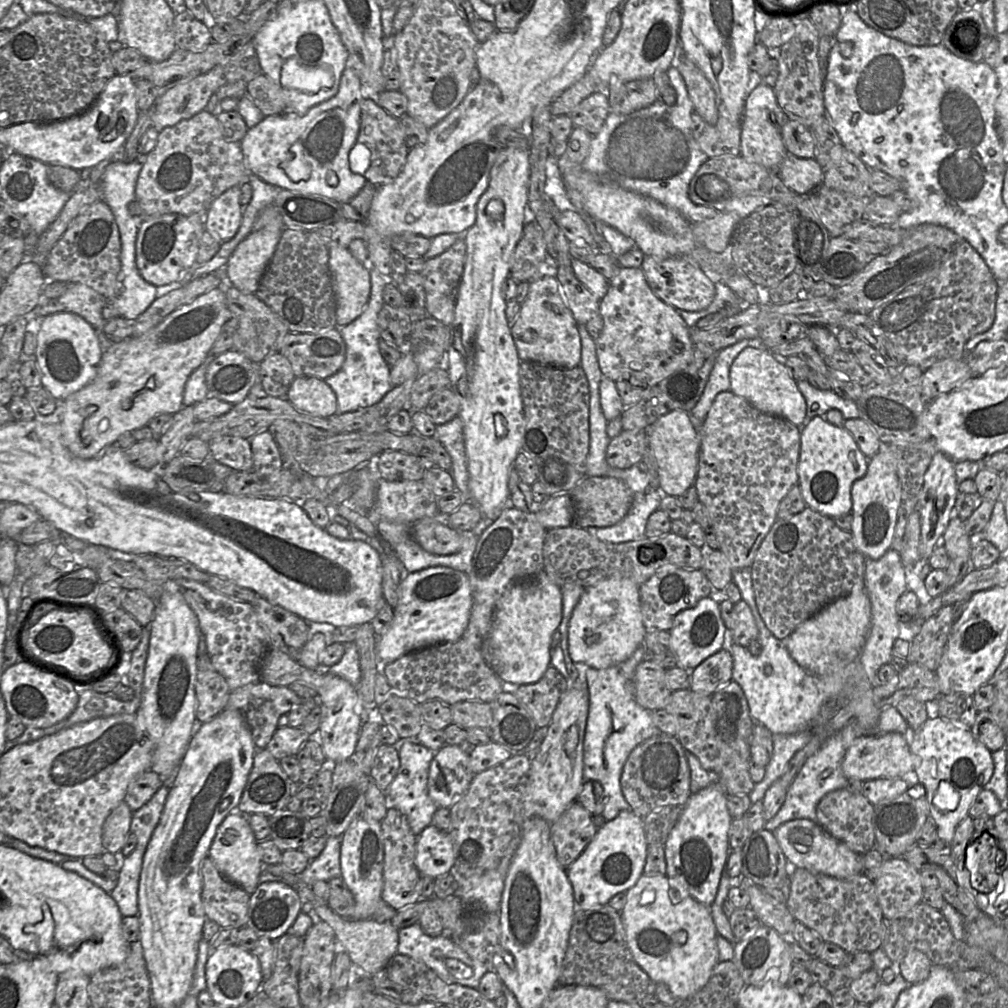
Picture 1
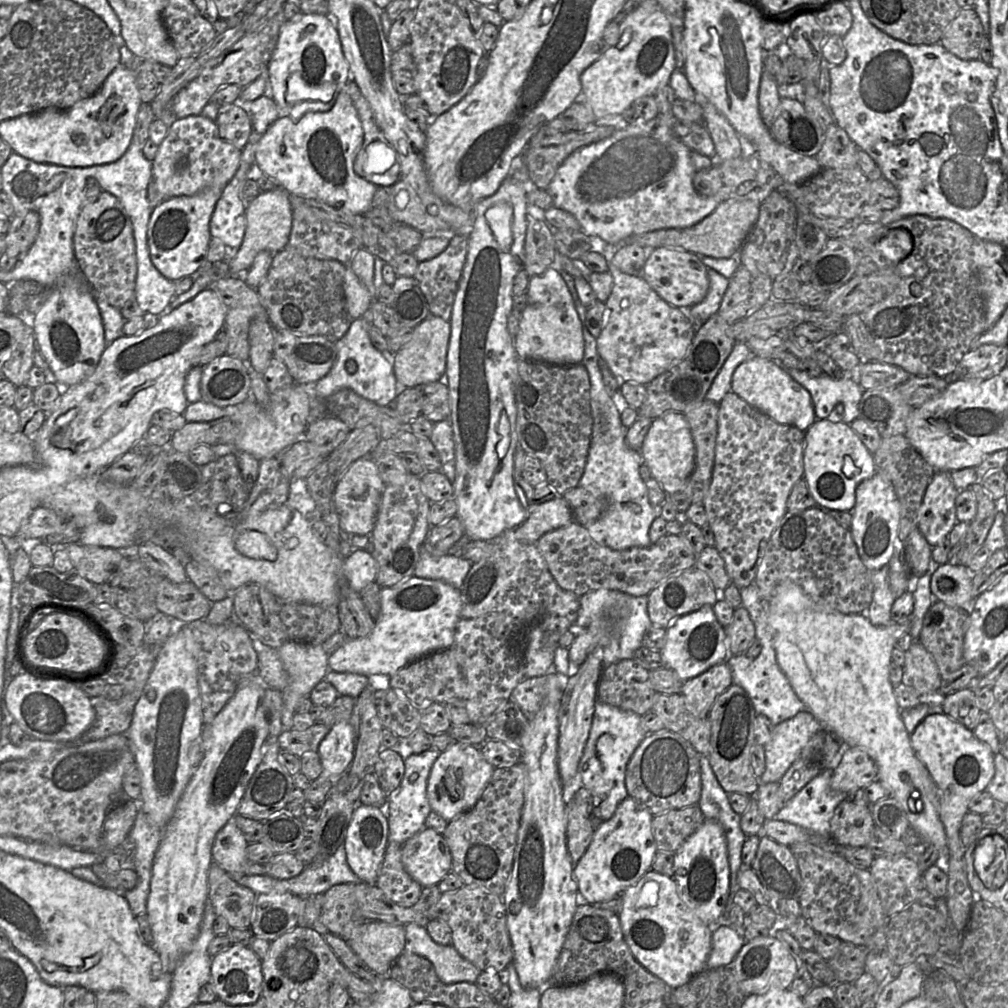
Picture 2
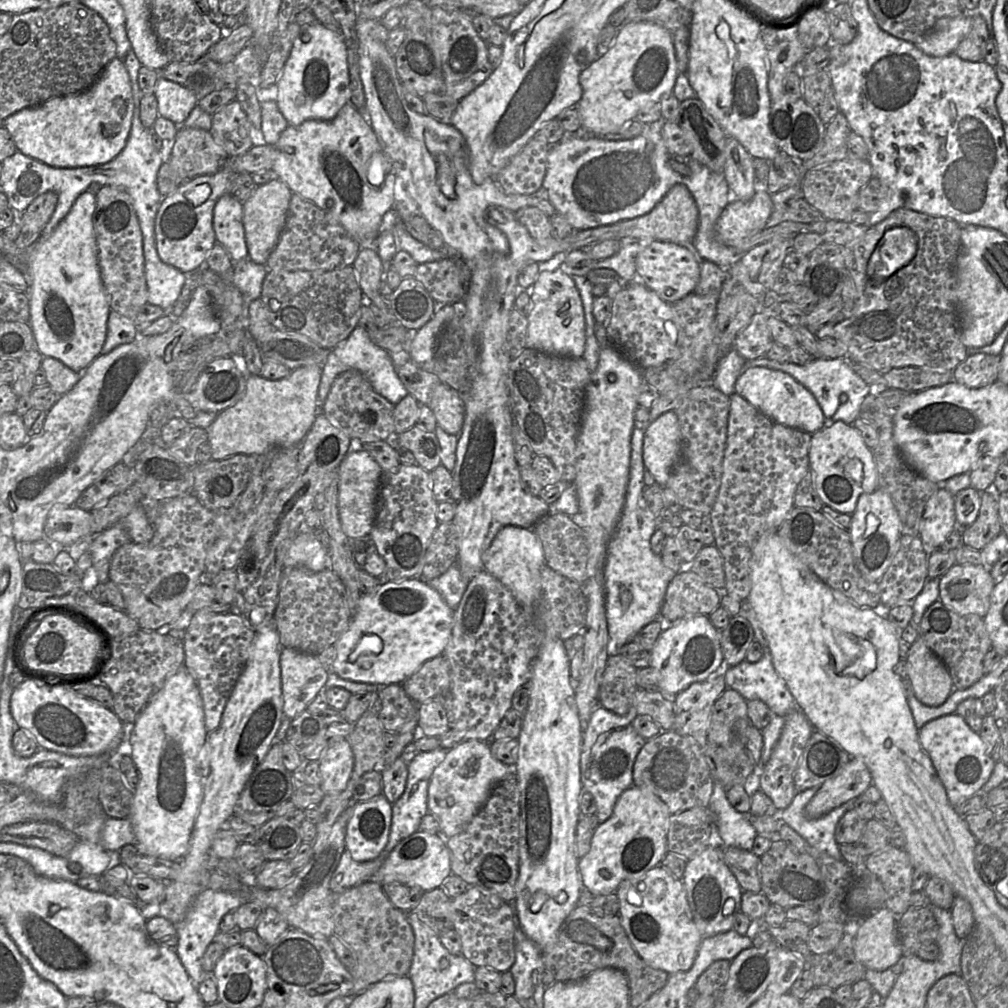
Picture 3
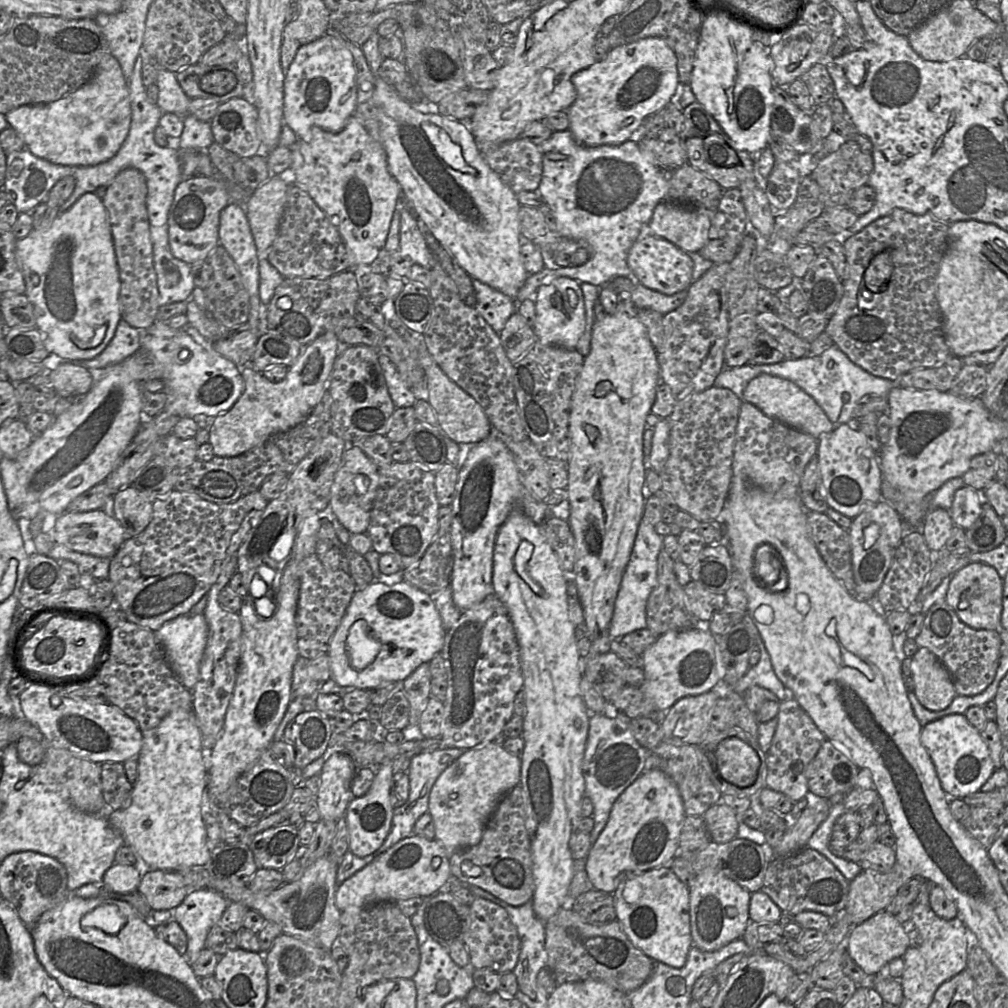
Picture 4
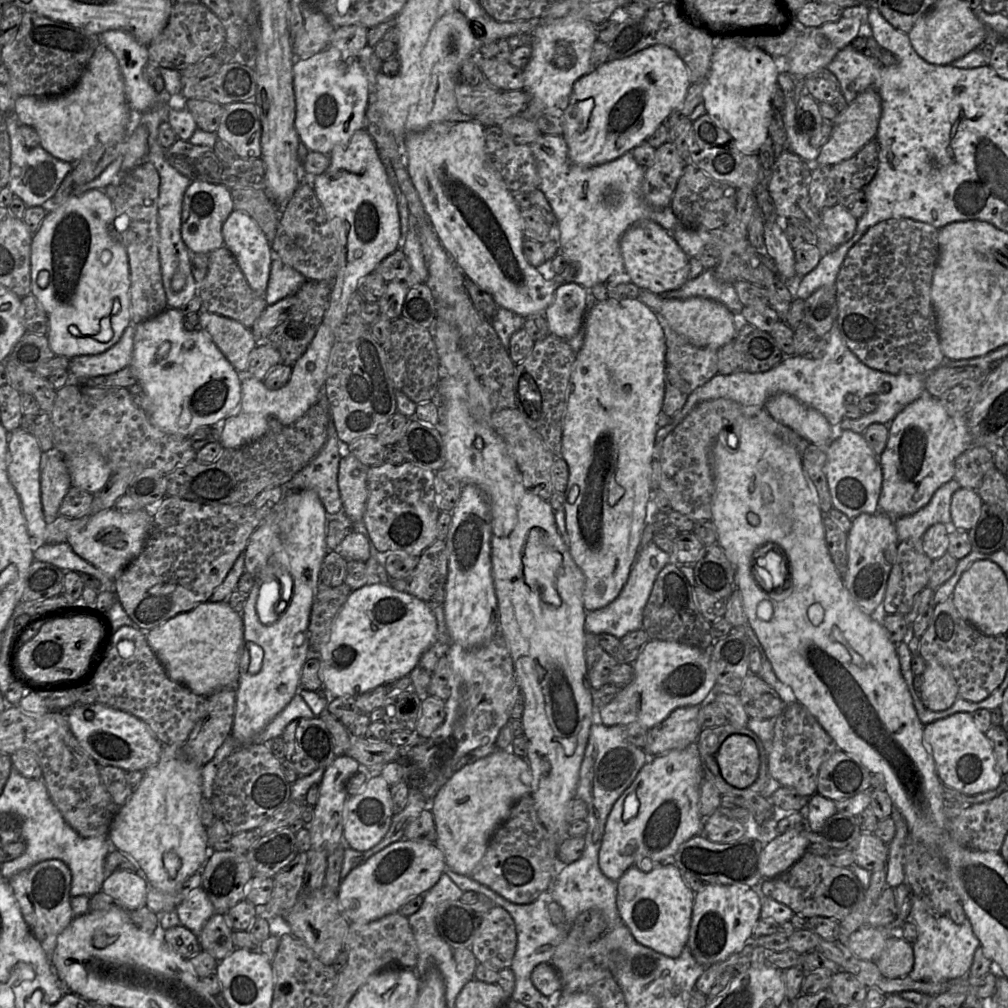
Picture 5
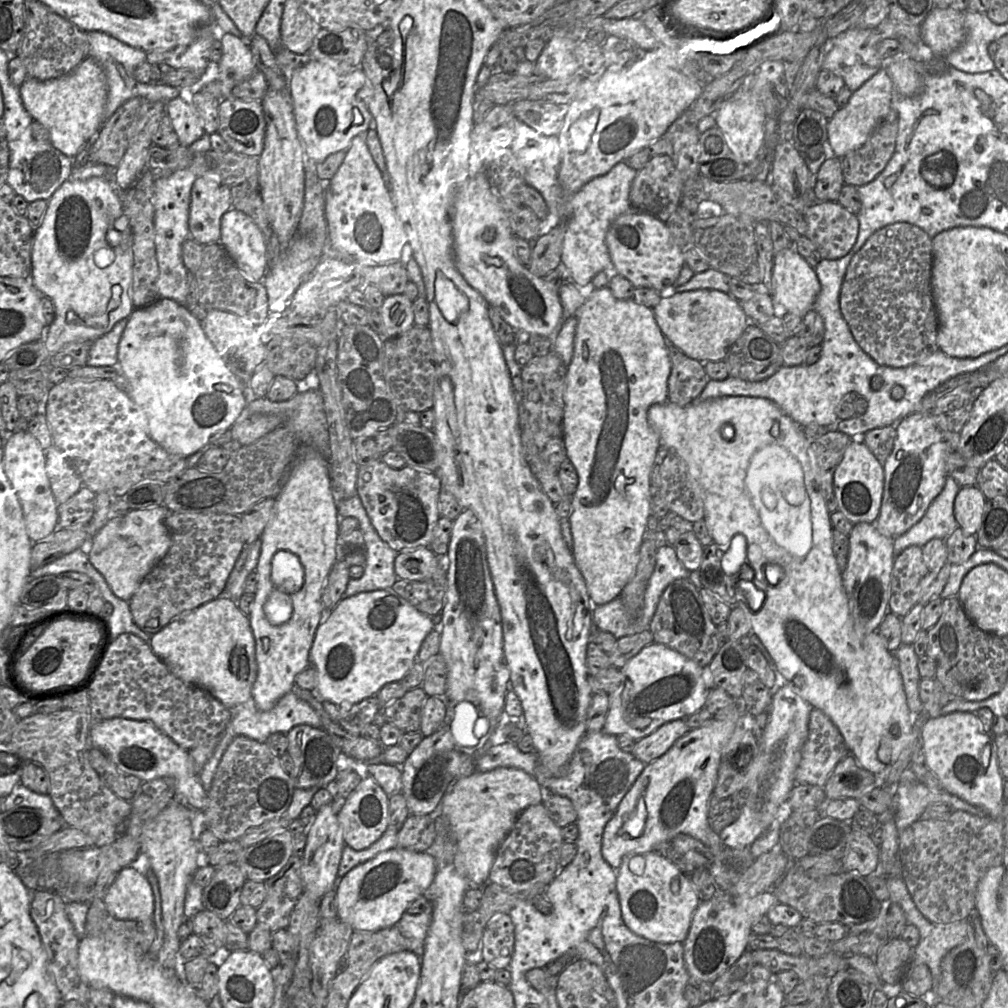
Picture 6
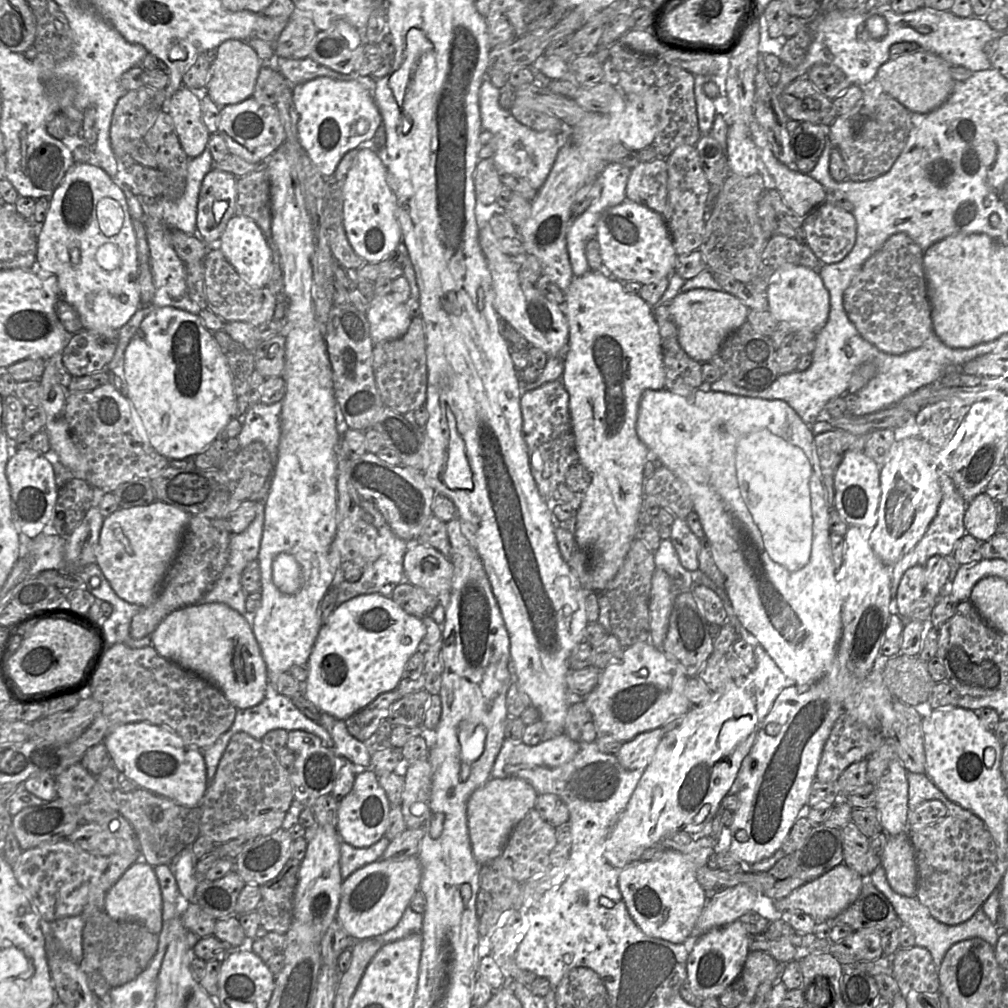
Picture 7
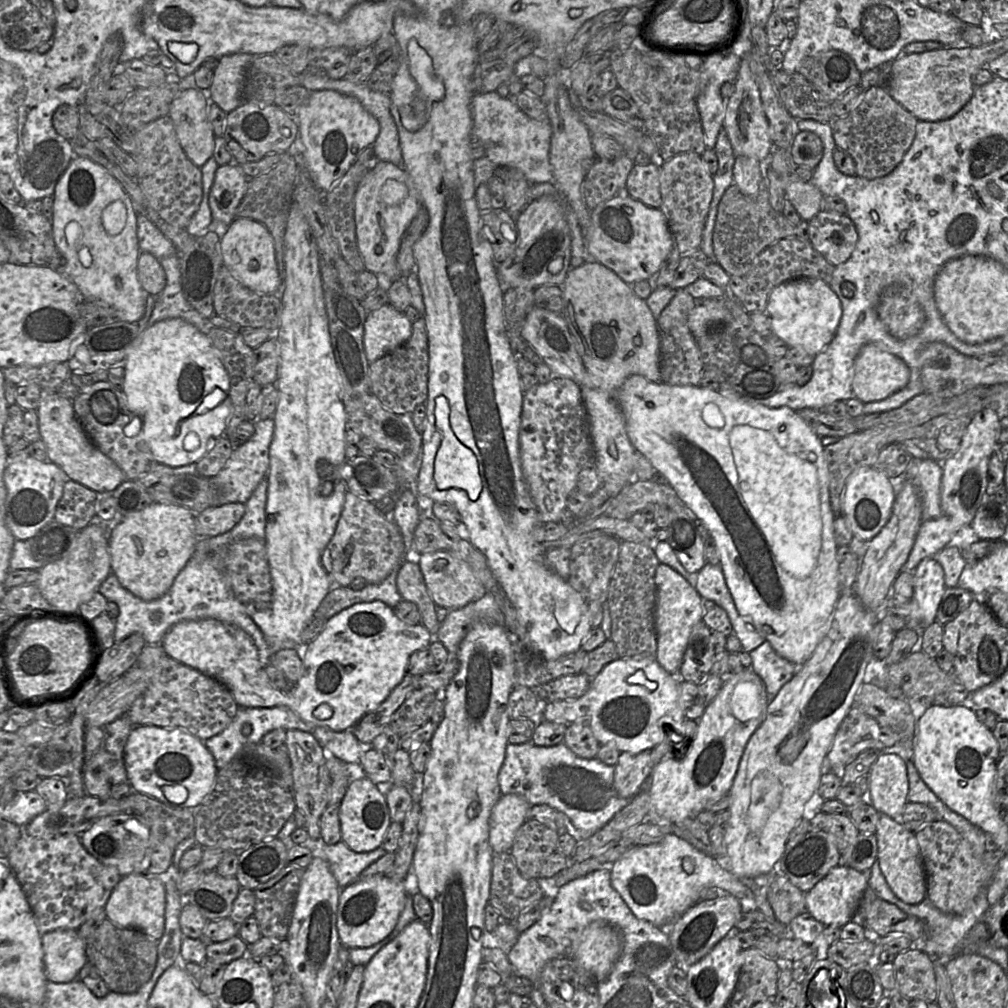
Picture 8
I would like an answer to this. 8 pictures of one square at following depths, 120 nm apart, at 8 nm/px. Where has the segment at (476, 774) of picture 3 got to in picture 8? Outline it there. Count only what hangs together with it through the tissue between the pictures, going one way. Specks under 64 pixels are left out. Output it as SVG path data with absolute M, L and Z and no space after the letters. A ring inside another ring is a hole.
M515 794L500 797L490 816L489 844L494 854L509 852L531 805Z

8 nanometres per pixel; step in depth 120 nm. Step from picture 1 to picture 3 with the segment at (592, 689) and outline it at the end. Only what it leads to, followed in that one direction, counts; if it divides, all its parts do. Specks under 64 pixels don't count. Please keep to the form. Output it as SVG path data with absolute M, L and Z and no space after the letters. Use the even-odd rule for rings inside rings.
M601 705L593 709L583 732L580 779L583 790L595 799L596 815L600 823L609 819L619 796L633 785L634 762L646 741L635 731L632 715L618 715Z

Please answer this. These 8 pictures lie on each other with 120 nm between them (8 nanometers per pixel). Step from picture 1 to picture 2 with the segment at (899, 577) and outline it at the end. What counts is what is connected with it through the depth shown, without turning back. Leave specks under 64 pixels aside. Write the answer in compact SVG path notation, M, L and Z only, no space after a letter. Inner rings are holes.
M888 565L871 572L873 598L865 615L873 625L885 627L892 623L891 609L897 598L890 589Z

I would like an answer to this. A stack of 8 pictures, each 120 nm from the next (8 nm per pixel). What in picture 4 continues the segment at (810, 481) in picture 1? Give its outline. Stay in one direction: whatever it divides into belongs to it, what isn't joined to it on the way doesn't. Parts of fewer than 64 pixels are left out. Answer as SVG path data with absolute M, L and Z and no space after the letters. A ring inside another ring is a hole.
M841 424L818 439L817 458L824 489L824 497L837 512L854 519L866 505L882 499L882 471L879 455L868 444L865 435Z

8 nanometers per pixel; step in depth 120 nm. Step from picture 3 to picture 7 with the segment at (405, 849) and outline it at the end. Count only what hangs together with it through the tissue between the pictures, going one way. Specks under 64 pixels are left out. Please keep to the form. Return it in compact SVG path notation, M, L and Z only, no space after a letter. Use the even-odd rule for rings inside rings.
M417 856L402 861L378 860L356 870L342 882L337 918L355 940L375 938L392 930L402 918L417 891L422 865Z

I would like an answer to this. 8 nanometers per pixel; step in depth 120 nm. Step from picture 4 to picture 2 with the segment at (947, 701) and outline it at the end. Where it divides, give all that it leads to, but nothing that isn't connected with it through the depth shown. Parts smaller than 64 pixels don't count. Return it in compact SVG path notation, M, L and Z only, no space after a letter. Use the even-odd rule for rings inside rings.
M915 640L906 651L901 683L913 687L922 696L937 692L941 680L932 655L918 640Z

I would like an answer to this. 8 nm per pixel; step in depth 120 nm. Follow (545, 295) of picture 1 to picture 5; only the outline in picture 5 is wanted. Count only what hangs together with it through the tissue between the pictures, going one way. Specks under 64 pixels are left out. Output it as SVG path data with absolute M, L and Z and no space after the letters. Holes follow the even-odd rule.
M566 282L559 285L555 291L552 303L543 313L547 321L550 334L561 339L569 340L580 329L586 314L586 289L574 282Z

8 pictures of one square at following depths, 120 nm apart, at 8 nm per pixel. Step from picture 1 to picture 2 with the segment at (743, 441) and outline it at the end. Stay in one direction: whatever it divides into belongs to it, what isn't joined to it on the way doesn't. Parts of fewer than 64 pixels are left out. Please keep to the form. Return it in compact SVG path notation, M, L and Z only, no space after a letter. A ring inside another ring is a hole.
M732 391L719 403L715 461L703 506L714 532L714 547L739 589L754 583L767 543L788 511L791 490L803 479L804 445L804 431L777 423Z

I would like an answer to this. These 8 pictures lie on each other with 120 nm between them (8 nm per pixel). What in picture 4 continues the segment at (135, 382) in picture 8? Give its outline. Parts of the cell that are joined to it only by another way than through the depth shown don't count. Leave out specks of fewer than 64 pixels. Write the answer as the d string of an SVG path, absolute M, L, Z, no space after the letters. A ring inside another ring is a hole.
M156 320L150 327L138 330L141 330L141 346L151 352L163 367L162 380L165 383L163 391L168 400L174 404L174 409L180 417L193 418L198 414L216 417L228 411L241 396L244 390L244 380L240 367L214 349L206 349L197 343L186 332L186 327L175 329L170 327L166 321Z

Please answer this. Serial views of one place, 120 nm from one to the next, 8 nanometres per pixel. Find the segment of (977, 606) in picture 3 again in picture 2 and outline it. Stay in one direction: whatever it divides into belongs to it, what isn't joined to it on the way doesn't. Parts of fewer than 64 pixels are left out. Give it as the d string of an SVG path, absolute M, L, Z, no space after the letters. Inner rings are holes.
M943 564L931 576L931 592L934 595L934 601L942 601L953 607L961 607L972 612L976 599L972 598L973 571L967 566L957 564Z

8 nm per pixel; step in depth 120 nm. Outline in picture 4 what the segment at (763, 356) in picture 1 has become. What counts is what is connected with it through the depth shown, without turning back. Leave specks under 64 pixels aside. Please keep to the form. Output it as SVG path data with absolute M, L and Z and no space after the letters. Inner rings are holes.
M762 373L747 384L742 399L755 405L765 415L804 431L816 439L833 431L832 422L823 409L809 394L790 380Z

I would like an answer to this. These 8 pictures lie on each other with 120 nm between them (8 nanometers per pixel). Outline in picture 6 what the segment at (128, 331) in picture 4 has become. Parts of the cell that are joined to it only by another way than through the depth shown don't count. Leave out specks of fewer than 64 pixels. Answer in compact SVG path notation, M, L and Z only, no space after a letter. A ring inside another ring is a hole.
M128 319L118 322L113 329L92 343L87 365L110 367L118 364L118 349Z

